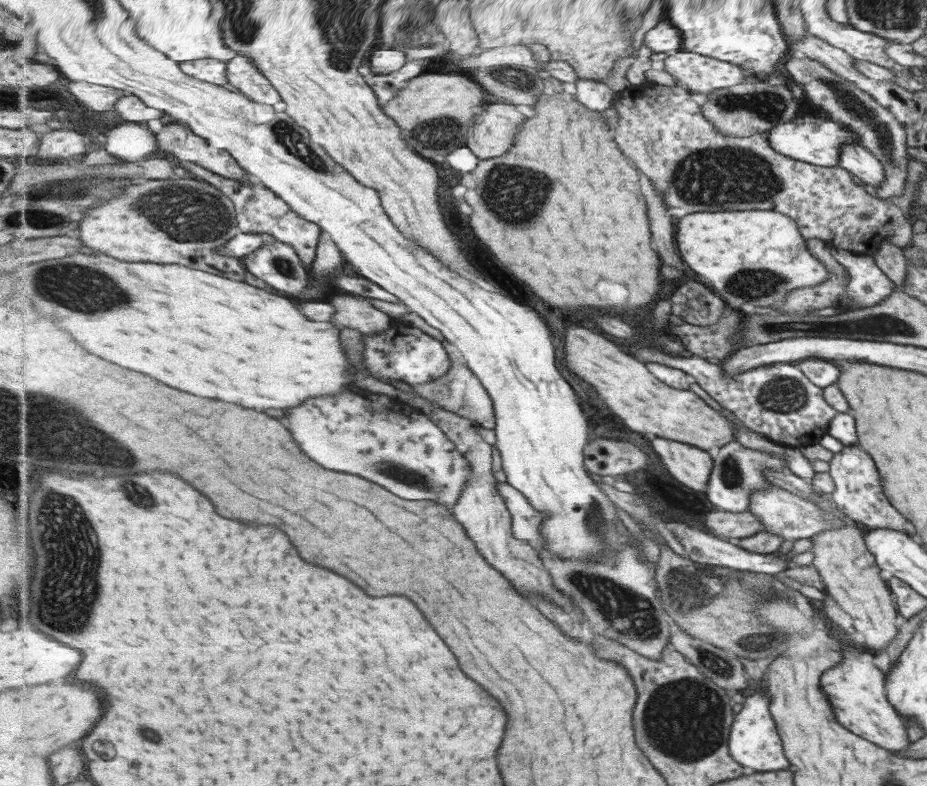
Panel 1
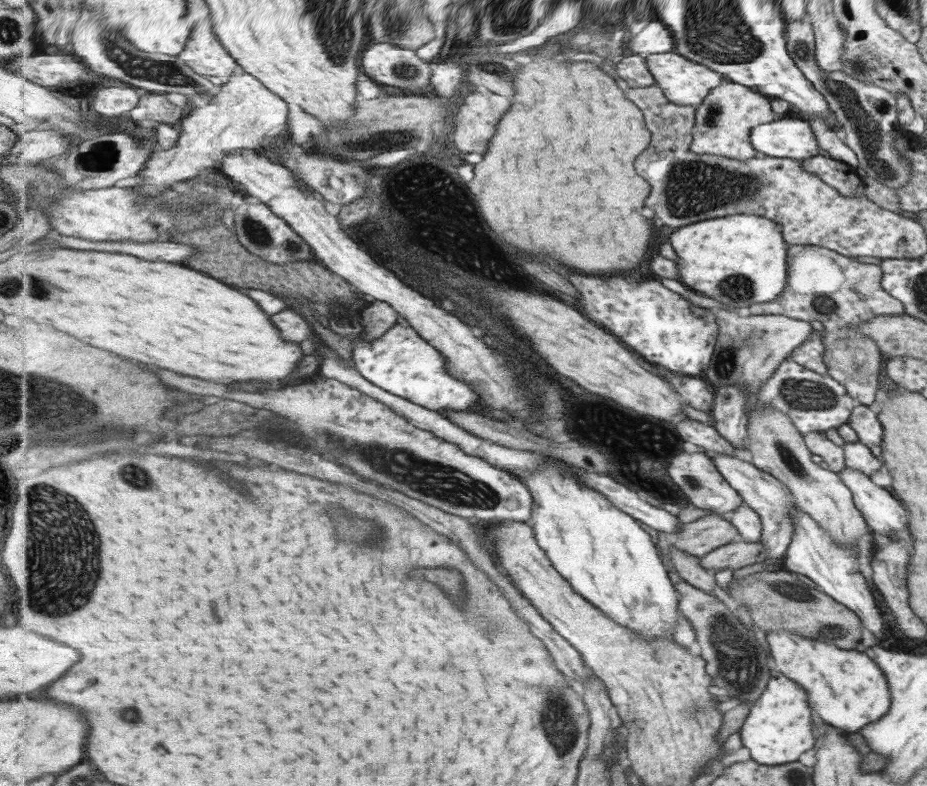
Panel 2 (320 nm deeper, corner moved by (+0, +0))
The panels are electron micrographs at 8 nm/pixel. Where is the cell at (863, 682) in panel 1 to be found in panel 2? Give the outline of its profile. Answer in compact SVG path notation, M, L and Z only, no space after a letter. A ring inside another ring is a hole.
M787 630L767 632L766 640L769 640L767 644L769 644L771 656L775 658L773 662L775 662L777 670L807 692L807 700L811 700L810 707L814 709L819 718L825 720L826 724L841 729L845 734L859 732L867 727L867 724L877 722L889 712L889 682L877 663L871 662L863 652L841 649L837 645L797 636Z

